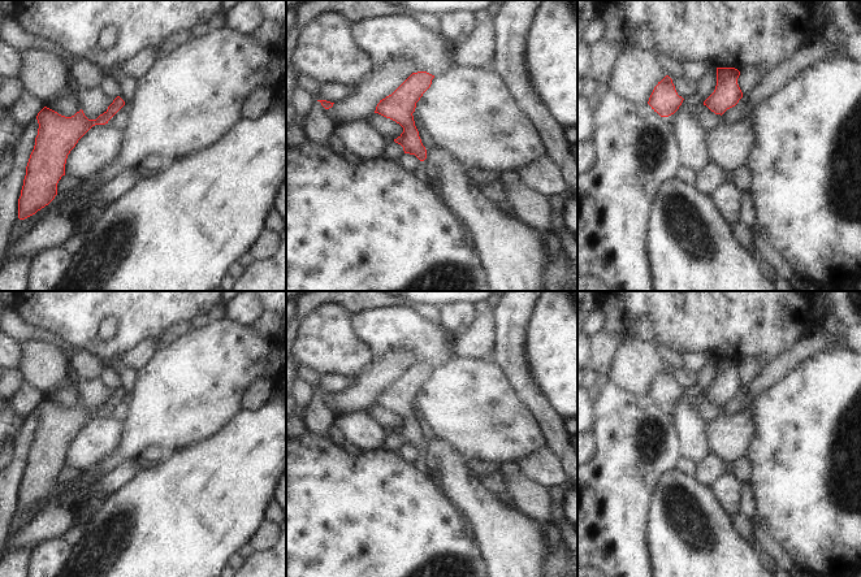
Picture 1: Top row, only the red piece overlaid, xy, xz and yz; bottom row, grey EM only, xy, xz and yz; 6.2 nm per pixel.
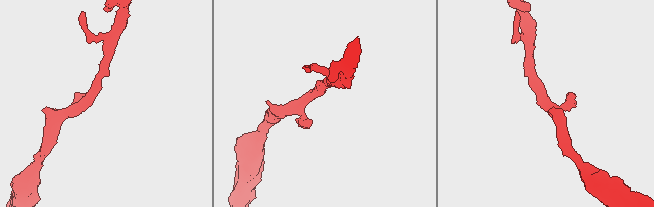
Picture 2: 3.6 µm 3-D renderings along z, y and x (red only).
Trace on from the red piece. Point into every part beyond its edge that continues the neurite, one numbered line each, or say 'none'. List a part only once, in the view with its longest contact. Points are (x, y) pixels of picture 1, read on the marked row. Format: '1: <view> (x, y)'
1: xz (420, 172).

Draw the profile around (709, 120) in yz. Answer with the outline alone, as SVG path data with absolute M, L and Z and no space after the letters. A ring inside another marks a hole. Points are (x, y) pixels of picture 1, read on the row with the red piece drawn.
M701 104L698 107L695 107L695 110L698 112L700 122L706 131L715 130L721 126L722 116L715 114L706 105Z

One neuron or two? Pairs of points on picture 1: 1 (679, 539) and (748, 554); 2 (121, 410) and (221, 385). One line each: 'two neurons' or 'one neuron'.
1: one neuron
2: two neurons

